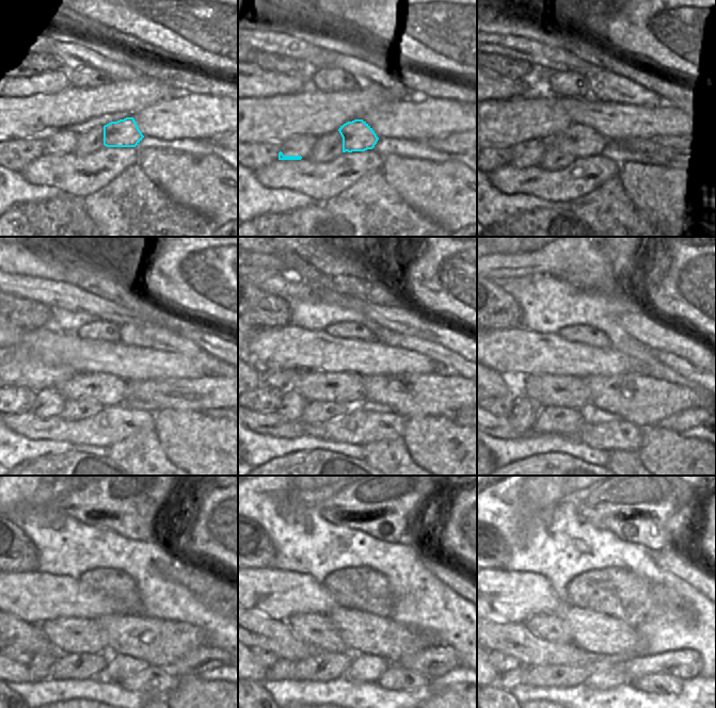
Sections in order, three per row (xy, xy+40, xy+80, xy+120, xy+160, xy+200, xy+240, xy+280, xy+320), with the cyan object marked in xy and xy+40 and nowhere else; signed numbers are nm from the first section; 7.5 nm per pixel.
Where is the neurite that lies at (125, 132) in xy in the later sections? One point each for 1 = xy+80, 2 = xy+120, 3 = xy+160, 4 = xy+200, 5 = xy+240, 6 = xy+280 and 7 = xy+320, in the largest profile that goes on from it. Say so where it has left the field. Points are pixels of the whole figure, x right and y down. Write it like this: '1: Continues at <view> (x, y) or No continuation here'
1: Continues at xy+80 (583, 141)
2: Continues at xy+120 (108, 389)
3: Continues at xy+160 (348, 388)
4: Continues at xy+200 (539, 391)
5: Continues at xy+240 (69, 633)
6: Continues at xy+280 (317, 629)
7: Continues at xy+320 (549, 627)

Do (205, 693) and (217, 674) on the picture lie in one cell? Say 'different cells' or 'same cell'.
different cells

